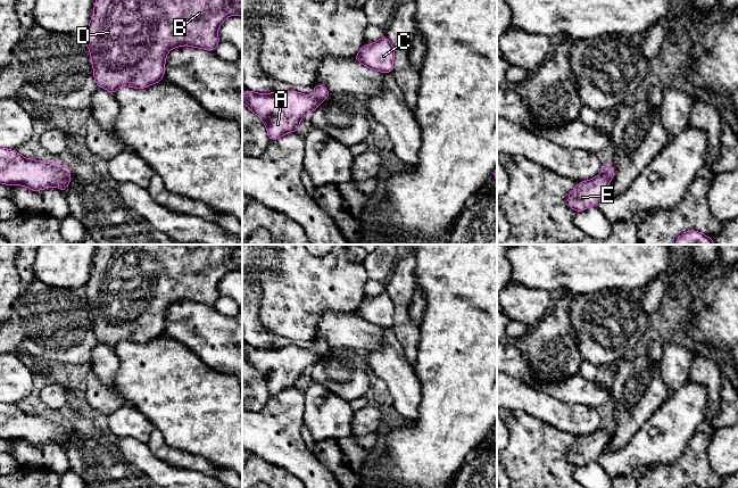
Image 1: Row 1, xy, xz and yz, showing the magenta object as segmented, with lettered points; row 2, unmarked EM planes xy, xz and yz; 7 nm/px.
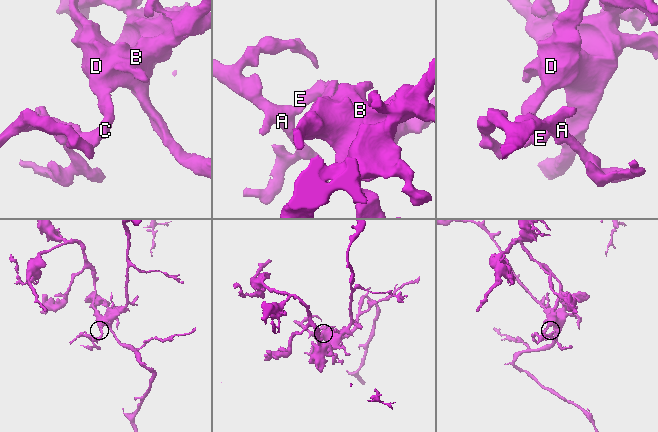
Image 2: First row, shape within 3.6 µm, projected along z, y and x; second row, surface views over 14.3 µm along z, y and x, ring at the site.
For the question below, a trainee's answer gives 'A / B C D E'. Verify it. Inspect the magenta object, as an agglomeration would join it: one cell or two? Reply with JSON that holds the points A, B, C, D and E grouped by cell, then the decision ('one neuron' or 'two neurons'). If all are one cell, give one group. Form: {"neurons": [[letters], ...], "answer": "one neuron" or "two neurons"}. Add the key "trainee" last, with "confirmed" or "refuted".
{"neurons": [["A", "B", "C", "D", "E"]], "answer": "one neuron", "trainee": "refuted"}

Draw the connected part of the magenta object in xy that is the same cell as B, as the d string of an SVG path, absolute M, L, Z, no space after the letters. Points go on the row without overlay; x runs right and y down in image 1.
M96 245L97 254L93 263L93 271L85 284L86 301L91 309L93 322L93 332L98 342L105 342L109 348L114 349L121 341L130 341L135 344L146 344L161 336L165 329L165 316L169 305L190 300L208 306L214 306L218 300L219 292L218 282L230 271L242 271L242 245L198 245L194 249L189 249L186 245Z

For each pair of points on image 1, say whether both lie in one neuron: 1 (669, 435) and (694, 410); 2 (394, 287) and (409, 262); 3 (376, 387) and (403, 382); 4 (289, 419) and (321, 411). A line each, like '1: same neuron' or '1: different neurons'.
1: same neuron
2: same neuron
3: different neurons
4: different neurons

